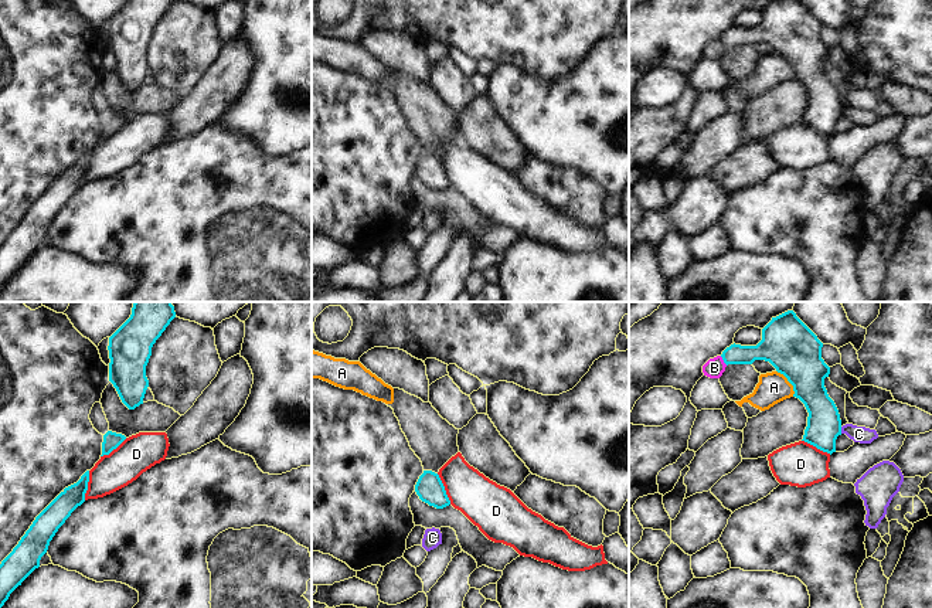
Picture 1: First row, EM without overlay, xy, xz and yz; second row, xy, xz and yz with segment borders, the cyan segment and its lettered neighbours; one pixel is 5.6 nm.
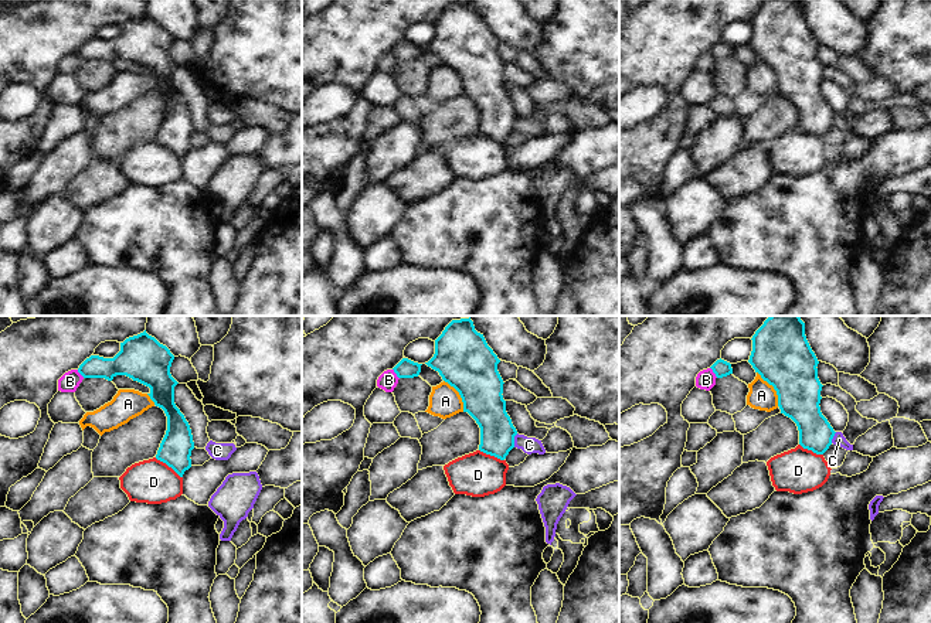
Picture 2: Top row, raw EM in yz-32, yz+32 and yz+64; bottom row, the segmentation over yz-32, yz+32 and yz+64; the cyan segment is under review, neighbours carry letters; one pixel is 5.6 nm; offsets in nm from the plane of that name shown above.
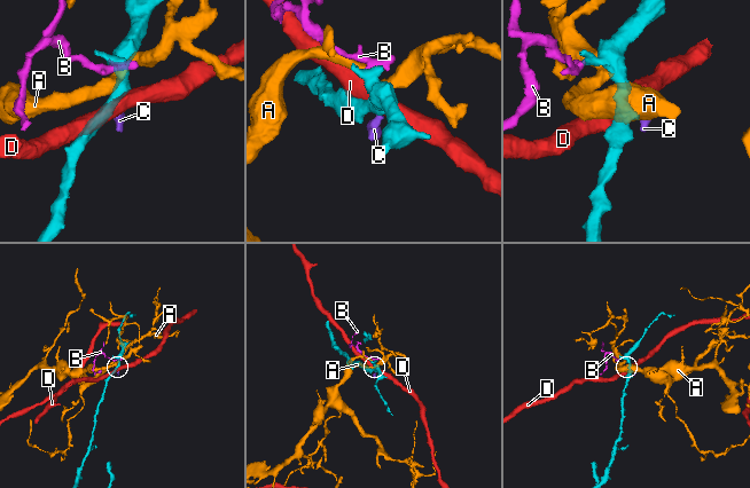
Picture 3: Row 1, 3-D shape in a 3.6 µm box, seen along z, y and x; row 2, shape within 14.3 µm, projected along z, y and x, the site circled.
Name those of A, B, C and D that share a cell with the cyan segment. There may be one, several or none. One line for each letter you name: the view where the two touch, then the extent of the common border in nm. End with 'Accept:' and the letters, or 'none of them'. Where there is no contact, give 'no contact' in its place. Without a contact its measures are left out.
Accept: none of them

